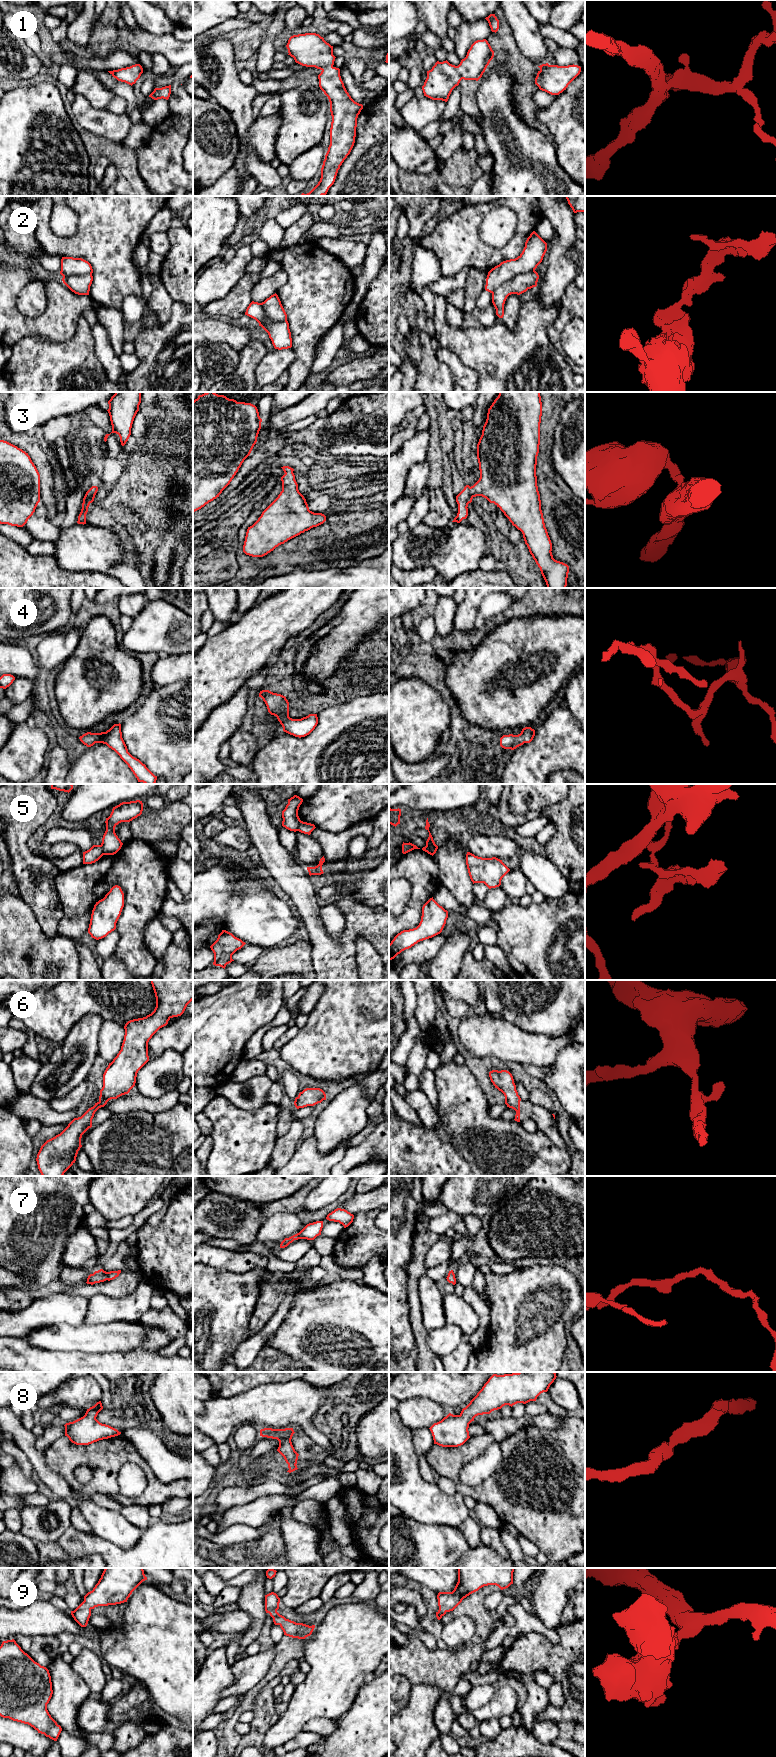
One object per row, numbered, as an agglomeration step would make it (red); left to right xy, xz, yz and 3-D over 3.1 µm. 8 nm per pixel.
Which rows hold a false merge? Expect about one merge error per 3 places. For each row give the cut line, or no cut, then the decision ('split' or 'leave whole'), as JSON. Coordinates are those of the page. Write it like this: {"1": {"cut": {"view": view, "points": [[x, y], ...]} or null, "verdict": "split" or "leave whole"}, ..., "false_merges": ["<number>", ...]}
{"1": {"cut": null, "verdict": "leave whole"}, "2": {"cut": {"view": "yz", "points": [[534, 269], [513, 276], [502, 282], [491, 292]]}, "verdict": "split"}, "3": {"cut": null, "verdict": "leave whole"}, "4": {"cut": null, "verdict": "leave whole"}, "5": {"cut": {"view": "xy", "points": [[100, 845], [103, 854]]}, "verdict": "split"}, "6": {"cut": null, "verdict": "leave whole"}, "7": {"cut": null, "verdict": "leave whole"}, "8": {"cut": null, "verdict": "leave whole"}, "9": {"cut": null, "verdict": "leave whole"}, "false_merges": ["2", "5"]}

